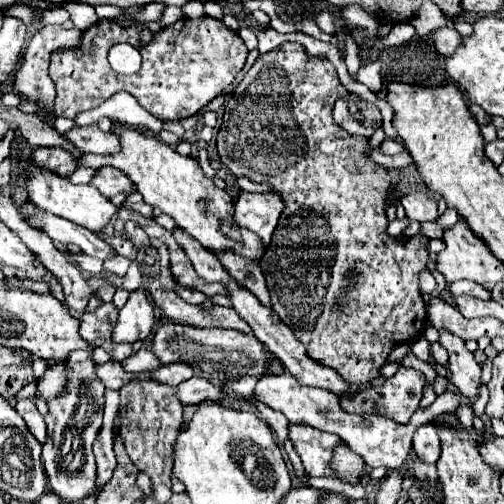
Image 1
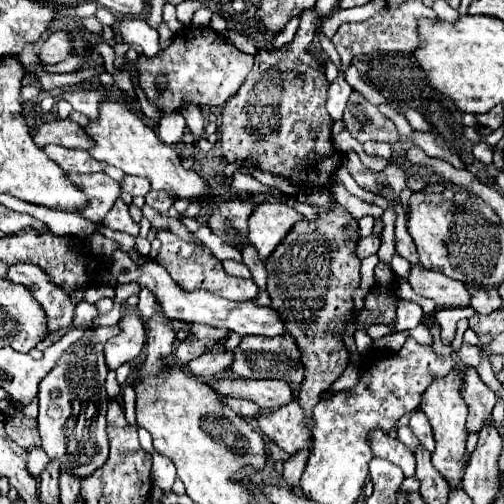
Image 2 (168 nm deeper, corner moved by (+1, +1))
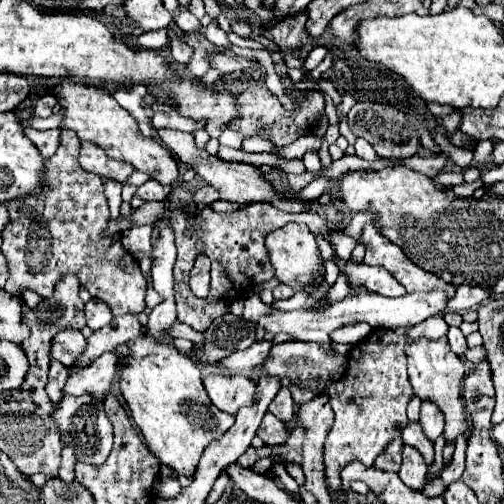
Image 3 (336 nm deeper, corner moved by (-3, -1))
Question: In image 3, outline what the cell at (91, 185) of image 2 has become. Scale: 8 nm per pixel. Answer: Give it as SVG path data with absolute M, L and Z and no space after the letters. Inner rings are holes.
M60 127L58 151L44 161L48 189L26 197L28 203L6 203L10 221L4 227L2 253L10 265L6 291L22 295L26 289L40 297L52 297L56 281L66 275L78 275L92 297L102 299L112 315L142 313L146 303L146 279L132 253L122 247L122 237L108 237L110 211L104 197L104 185L94 173L86 173L78 163L80 139L70 129Z

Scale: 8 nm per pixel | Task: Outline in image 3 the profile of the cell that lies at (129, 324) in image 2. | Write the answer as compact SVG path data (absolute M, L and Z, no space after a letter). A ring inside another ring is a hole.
M104 353L92 365L80 369L78 373L72 373L62 389L64 395L80 397L84 393L102 393L106 395L110 391L110 383L118 379L120 369L118 369L118 357L116 353Z

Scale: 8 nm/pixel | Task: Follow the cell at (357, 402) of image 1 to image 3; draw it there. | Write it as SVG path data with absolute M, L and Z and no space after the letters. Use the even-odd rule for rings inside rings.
M432 317L412 329L372 329L370 337L352 347L344 377L328 387L328 397L336 419L324 443L324 465L326 483L332 489L342 487L340 471L346 463L358 459L366 467L372 467L374 459L384 451L384 447L406 427L406 405L412 397L412 387L406 375L404 347L410 343L410 339L438 339L444 333L448 333L446 321L442 317Z

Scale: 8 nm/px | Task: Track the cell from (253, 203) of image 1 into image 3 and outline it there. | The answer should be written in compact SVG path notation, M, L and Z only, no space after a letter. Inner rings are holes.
M288 223L282 229L270 233L266 239L266 247L270 251L270 261L276 269L276 277L284 285L290 285L294 291L304 291L306 287L316 285L324 275L324 261L318 251L318 243L304 223Z

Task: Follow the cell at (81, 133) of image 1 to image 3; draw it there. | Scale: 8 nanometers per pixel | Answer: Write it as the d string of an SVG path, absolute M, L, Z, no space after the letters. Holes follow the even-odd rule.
M24 129L24 135L36 145L36 149L40 151L40 155L44 159L52 157L58 149L58 141L60 141L60 131L58 129L48 129L48 131L36 131L36 129Z

